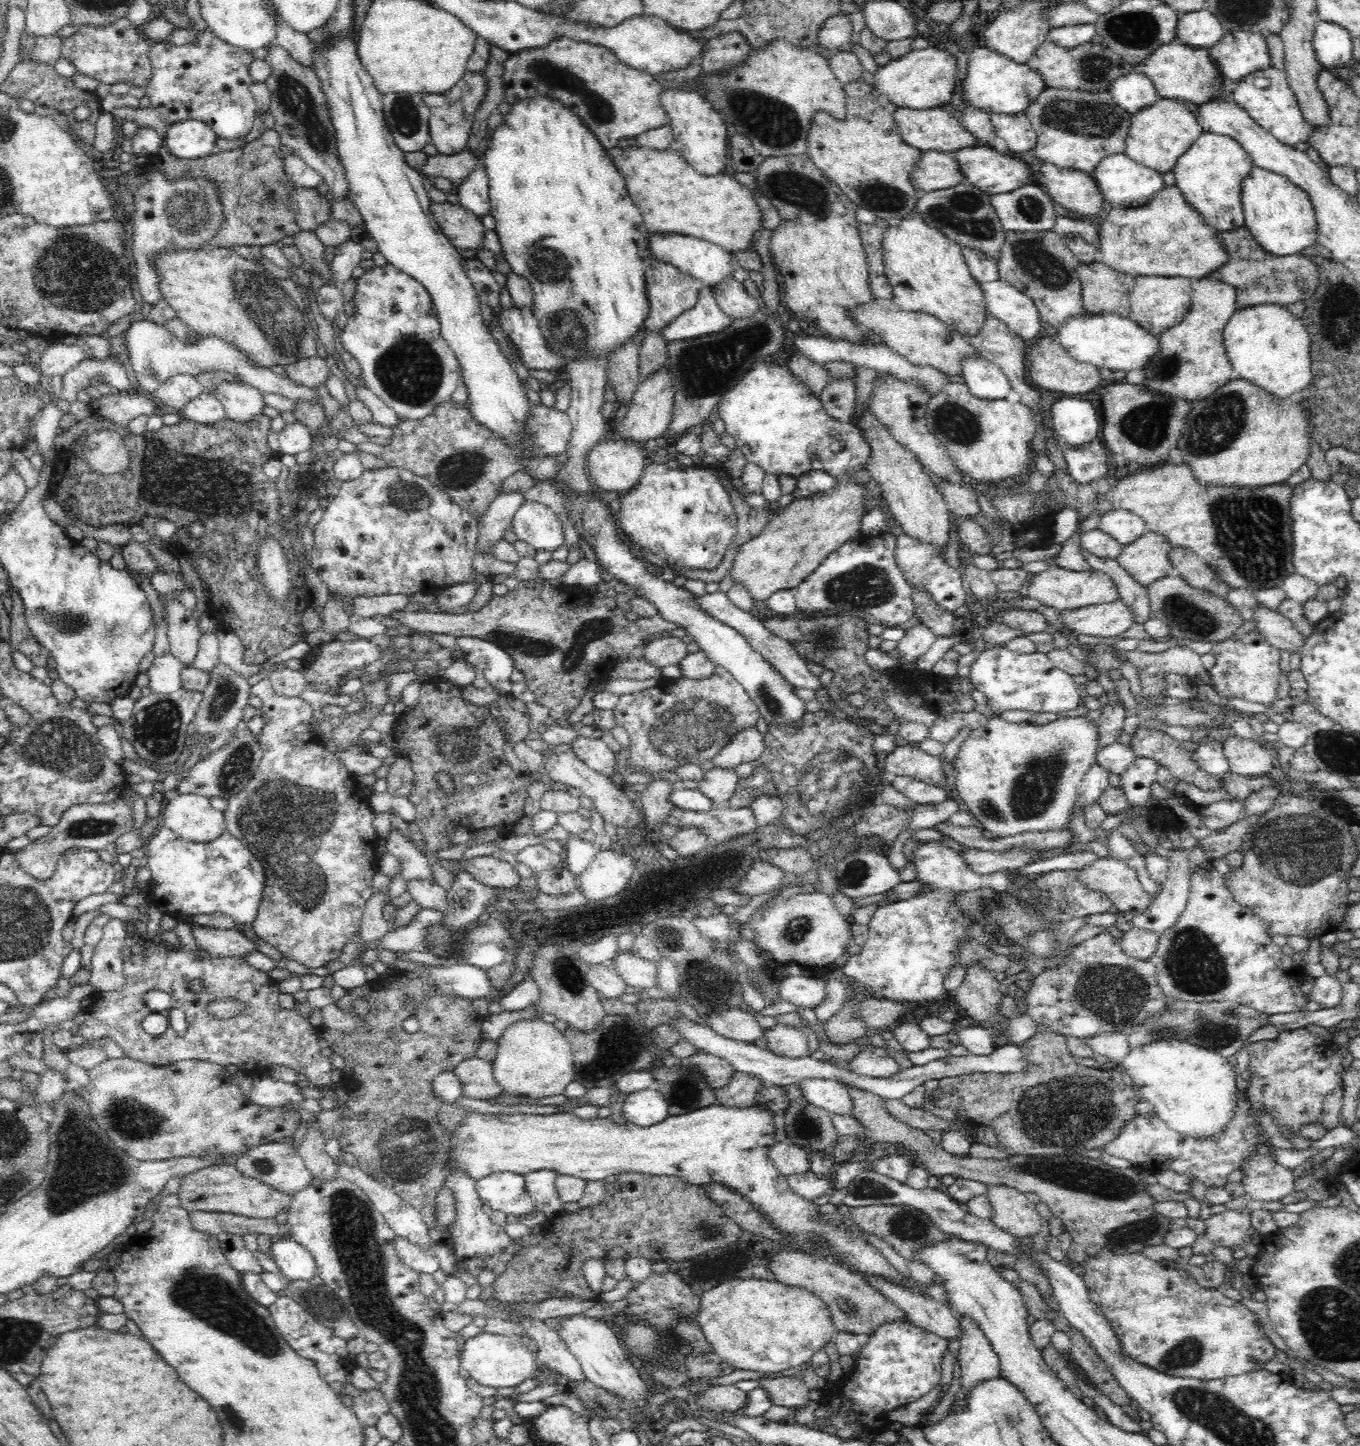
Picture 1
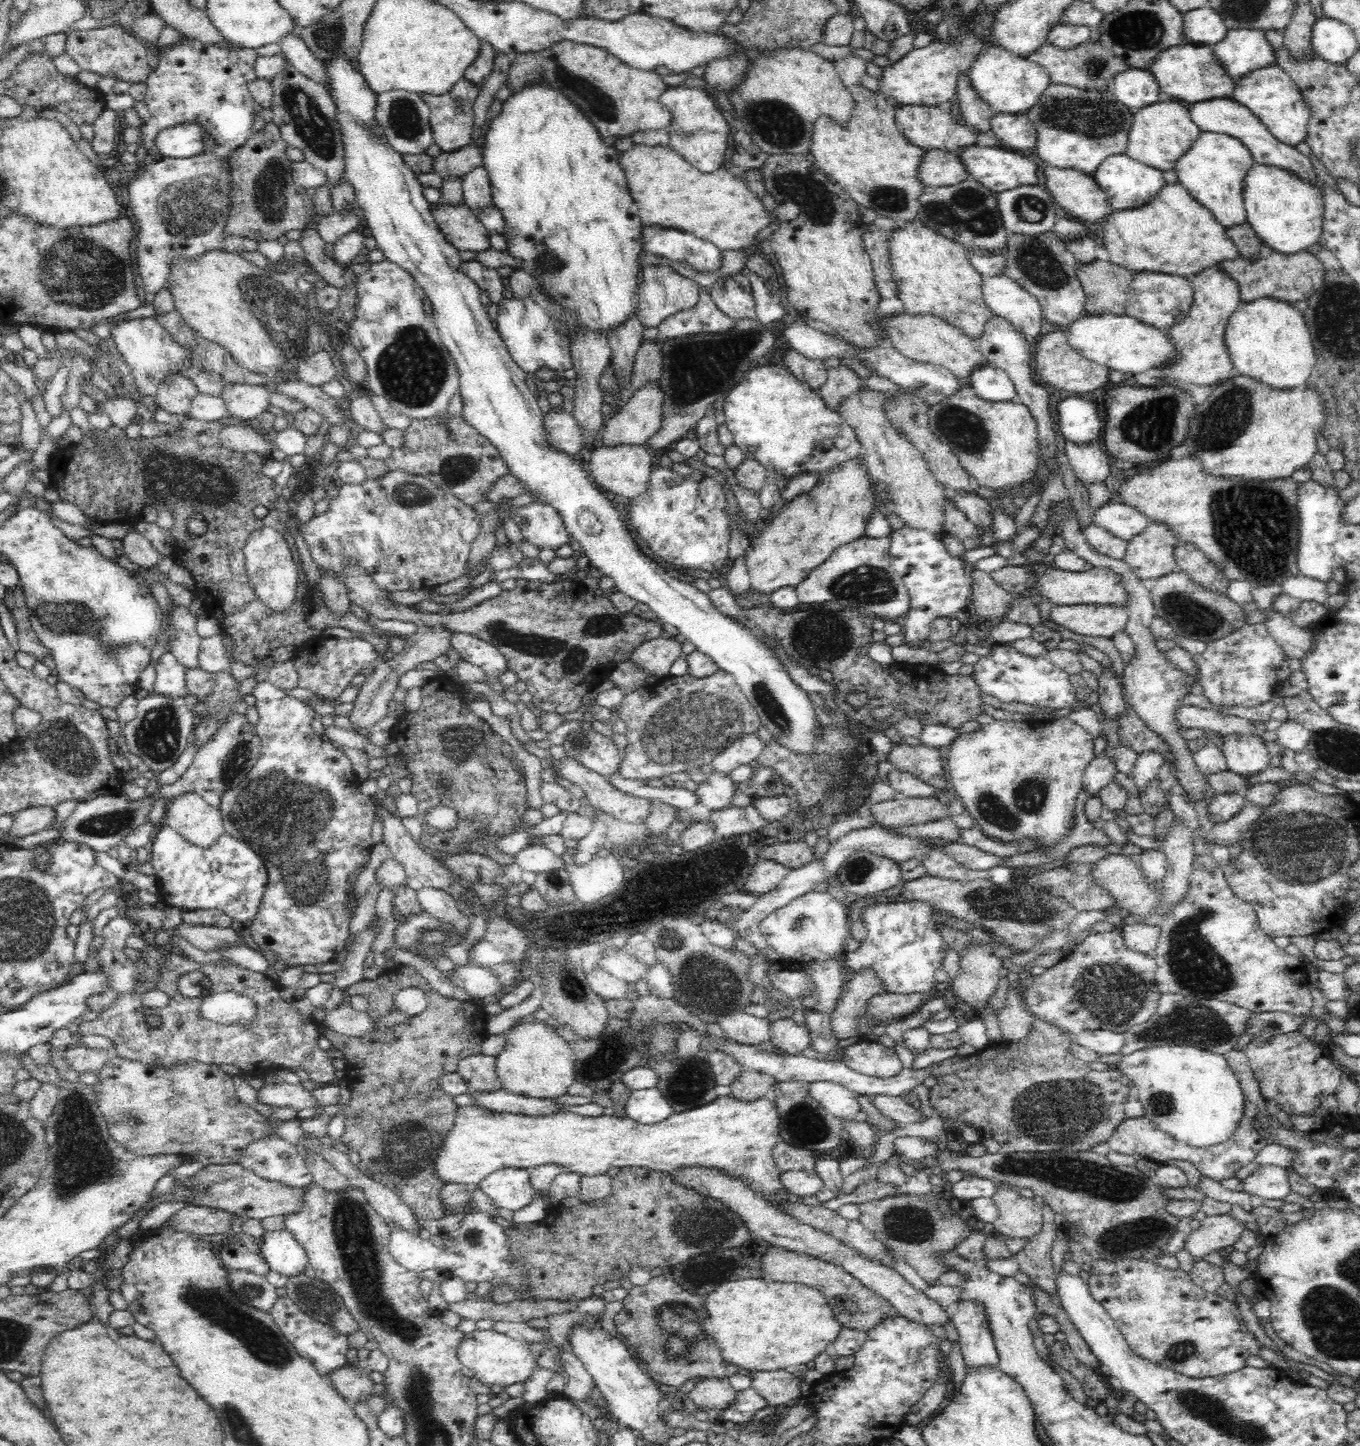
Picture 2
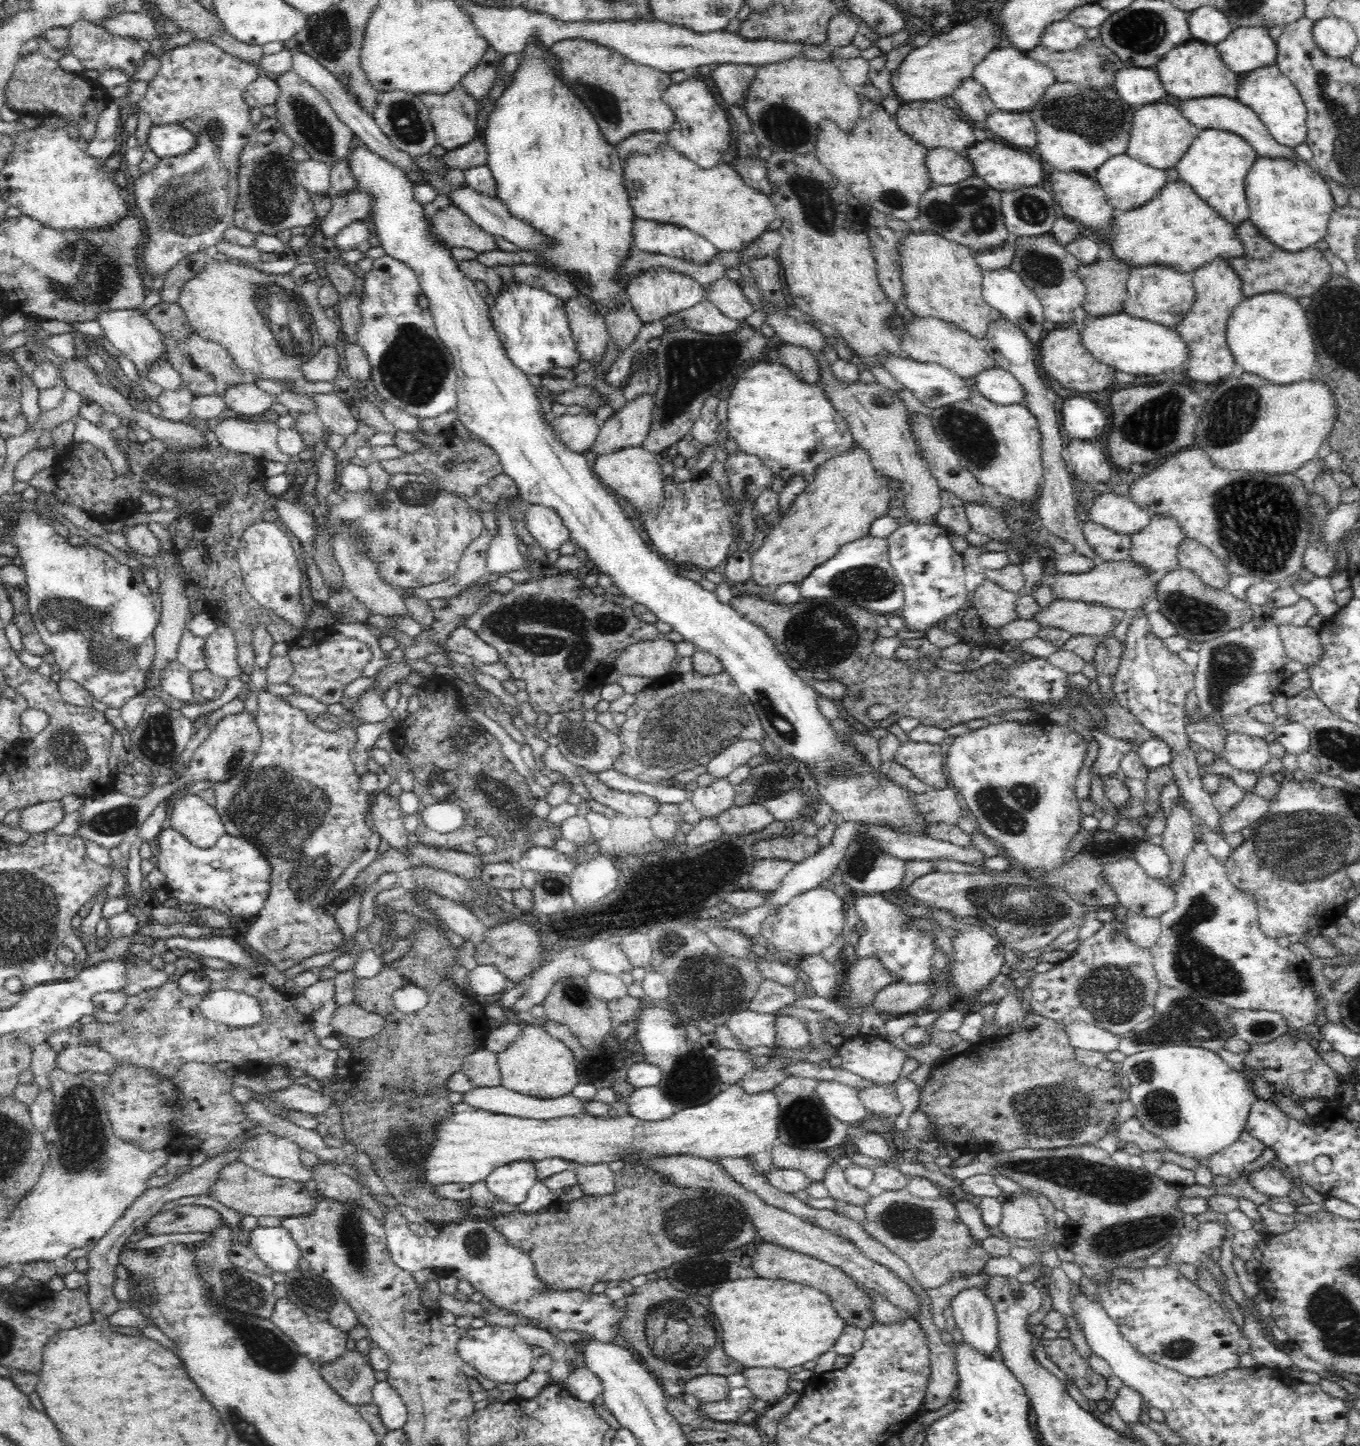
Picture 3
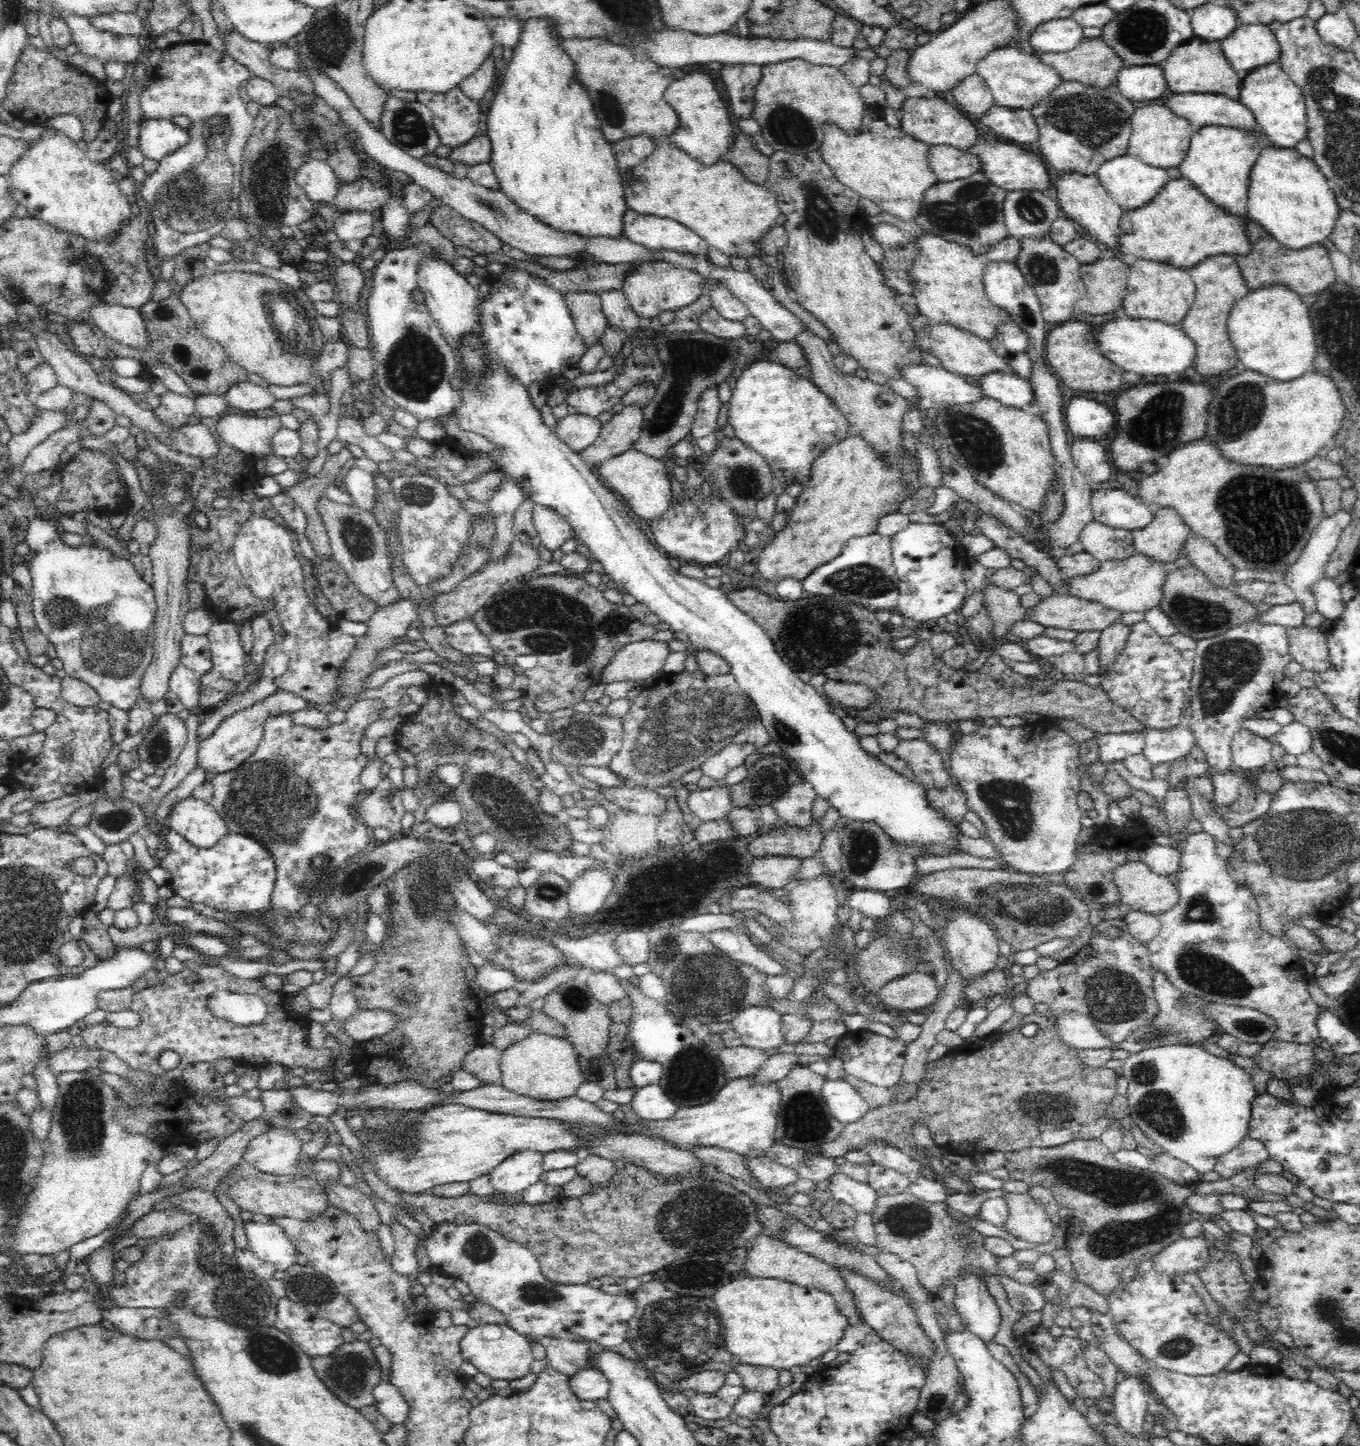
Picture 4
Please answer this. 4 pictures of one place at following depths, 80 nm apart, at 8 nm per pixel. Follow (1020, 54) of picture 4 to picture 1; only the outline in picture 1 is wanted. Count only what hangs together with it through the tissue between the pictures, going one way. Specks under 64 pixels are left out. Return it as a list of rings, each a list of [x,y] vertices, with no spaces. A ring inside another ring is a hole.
[[[974,47],[969,56],[967,74],[964,80],[964,100],[970,102],[969,105],[981,108],[984,112],[994,114],[1004,113],[1015,115],[1024,112],[1038,95],[1047,87],[1044,80],[1041,80],[1040,73],[1034,71],[1028,64],[1018,65],[1008,57],[1000,56],[1000,53],[992,52],[988,47]]]

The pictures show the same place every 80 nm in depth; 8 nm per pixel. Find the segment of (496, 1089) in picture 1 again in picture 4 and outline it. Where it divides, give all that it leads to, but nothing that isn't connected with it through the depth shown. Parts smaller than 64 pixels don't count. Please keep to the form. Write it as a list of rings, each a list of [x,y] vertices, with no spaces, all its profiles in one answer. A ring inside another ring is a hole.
[[[485,1043],[475,1046],[463,1060],[462,1069],[478,1077],[484,1084],[500,1084],[502,1069],[500,1068],[500,1056],[502,1051]]]

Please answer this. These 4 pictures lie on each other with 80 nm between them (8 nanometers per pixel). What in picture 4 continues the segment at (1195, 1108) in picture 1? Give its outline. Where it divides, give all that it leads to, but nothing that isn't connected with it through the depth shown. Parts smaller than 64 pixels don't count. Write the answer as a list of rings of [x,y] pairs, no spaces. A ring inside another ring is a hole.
[[[1170,1045],[1146,1048],[1123,1060],[1119,1074],[1127,1078],[1129,1116],[1146,1137],[1153,1140],[1167,1154],[1192,1166],[1198,1173],[1213,1170],[1219,1157],[1240,1145],[1248,1134],[1252,1101],[1256,1091],[1250,1075],[1230,1059],[1218,1057],[1197,1045]]]

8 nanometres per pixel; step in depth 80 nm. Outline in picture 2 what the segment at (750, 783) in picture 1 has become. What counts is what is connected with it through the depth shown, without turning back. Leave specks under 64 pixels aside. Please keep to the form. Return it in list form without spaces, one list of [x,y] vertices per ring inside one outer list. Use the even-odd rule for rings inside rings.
[[[759,765],[753,770],[747,781],[736,786],[731,806],[751,806],[758,798],[784,795],[784,790],[786,790],[786,785],[782,783],[776,771],[770,767]]]

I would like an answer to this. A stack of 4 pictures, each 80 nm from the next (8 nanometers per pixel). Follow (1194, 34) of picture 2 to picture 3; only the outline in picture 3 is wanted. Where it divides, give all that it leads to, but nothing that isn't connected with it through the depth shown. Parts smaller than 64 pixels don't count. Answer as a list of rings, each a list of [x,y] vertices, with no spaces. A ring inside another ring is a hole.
[[[1209,5],[1188,13],[1188,28],[1192,39],[1210,44],[1222,42],[1233,31],[1228,17]]]

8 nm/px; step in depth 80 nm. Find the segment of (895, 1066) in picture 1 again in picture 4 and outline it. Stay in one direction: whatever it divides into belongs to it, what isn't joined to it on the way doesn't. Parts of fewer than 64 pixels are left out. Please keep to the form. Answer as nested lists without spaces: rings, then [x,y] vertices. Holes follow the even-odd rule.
[[[868,1029],[849,1030],[834,1043],[834,1057],[842,1060],[846,1073],[884,1088],[893,1087],[900,1080],[905,1065],[906,1050],[907,1044],[902,1039],[890,1039]]]

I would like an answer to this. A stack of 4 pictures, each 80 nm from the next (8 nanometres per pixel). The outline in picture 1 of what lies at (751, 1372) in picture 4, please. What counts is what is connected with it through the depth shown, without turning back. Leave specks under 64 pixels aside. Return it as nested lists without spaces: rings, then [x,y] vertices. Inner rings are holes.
[[[778,1374],[776,1378],[760,1378],[758,1386],[763,1388],[773,1404],[787,1406],[795,1411],[804,1408],[810,1400],[810,1389],[802,1379]]]

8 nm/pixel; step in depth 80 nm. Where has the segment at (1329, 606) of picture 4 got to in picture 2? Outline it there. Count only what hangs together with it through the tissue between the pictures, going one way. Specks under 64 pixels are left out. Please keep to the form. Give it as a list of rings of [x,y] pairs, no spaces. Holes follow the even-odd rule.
[[[1304,575],[1289,576],[1281,584],[1283,592],[1302,601],[1314,601],[1328,606],[1327,582],[1317,581]]]

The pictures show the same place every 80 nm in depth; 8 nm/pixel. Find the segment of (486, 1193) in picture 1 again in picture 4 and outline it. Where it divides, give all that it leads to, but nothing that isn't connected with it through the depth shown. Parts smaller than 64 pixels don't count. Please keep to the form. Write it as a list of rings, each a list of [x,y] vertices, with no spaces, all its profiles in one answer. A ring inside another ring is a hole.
[[[520,1152],[492,1169],[490,1181],[495,1193],[504,1193],[507,1197],[521,1198],[524,1190],[540,1181],[543,1174],[542,1154]]]

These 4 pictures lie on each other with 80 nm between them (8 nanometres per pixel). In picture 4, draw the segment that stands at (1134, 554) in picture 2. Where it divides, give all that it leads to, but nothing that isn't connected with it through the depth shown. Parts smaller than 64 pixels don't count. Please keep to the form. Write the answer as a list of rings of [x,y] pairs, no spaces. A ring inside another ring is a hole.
[[[1158,509],[1144,528],[1133,531],[1136,553],[1163,564],[1163,570],[1171,573],[1177,569],[1174,560],[1189,537],[1188,525],[1184,524],[1176,509]]]

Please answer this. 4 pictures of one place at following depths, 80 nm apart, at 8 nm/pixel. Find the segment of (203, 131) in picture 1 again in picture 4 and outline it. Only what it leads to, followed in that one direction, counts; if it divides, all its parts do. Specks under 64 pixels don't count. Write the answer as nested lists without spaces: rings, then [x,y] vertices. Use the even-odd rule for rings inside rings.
[[[146,119],[139,125],[137,146],[150,160],[162,160],[187,145],[189,132],[170,119]]]

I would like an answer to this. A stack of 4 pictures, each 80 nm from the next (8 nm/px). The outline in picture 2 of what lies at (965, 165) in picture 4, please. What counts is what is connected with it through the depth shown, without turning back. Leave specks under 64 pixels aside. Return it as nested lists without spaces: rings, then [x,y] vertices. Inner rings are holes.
[[[946,149],[925,151],[917,170],[920,184],[928,188],[955,186],[970,177],[957,153]]]

